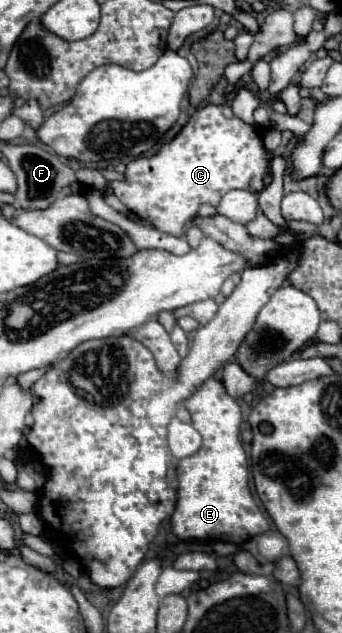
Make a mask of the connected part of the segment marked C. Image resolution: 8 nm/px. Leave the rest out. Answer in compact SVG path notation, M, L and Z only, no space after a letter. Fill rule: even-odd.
M208 103L196 109L188 123L180 129L180 133L160 147L160 151L152 157L136 157L126 165L124 179L110 181L106 187L114 191L114 195L130 209L140 215L140 219L148 221L152 227L182 237L184 229L194 223L198 209L202 205L218 205L224 193L232 189L244 189L252 193L262 193L266 183L264 177L270 173L270 153L264 149L264 137L258 127L248 125L238 117L224 117L220 105Z

